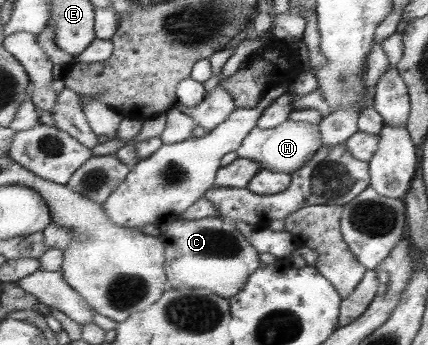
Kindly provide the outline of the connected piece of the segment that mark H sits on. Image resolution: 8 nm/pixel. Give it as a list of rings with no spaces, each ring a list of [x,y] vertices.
[[[288,120],[274,129],[254,127],[249,136],[237,149],[240,158],[248,158],[260,163],[262,168],[275,172],[293,174],[300,169],[323,146],[319,123]]]

